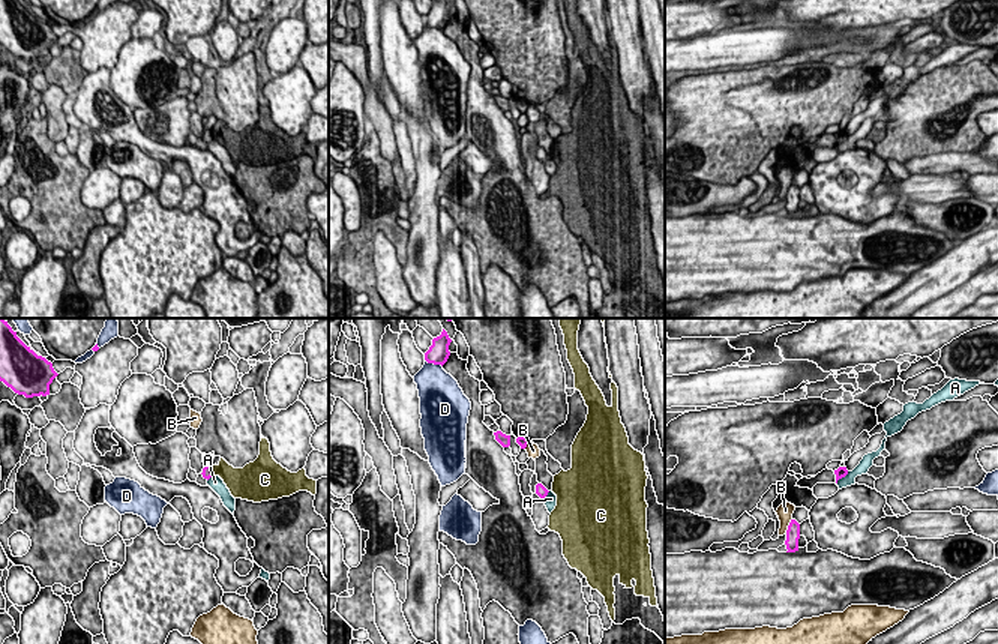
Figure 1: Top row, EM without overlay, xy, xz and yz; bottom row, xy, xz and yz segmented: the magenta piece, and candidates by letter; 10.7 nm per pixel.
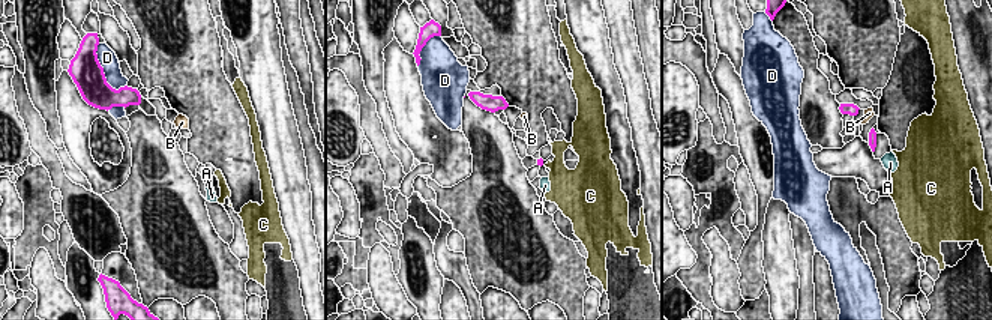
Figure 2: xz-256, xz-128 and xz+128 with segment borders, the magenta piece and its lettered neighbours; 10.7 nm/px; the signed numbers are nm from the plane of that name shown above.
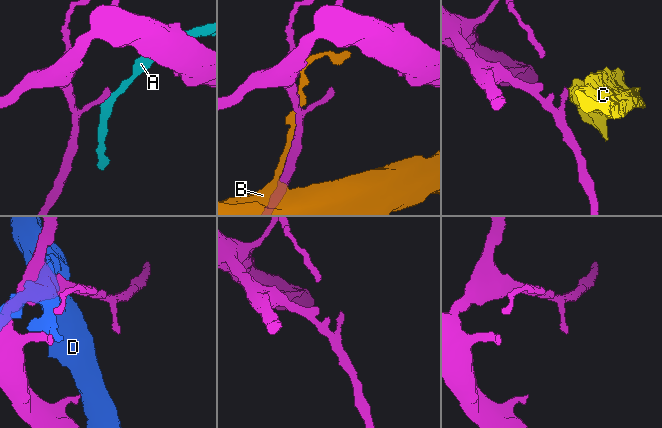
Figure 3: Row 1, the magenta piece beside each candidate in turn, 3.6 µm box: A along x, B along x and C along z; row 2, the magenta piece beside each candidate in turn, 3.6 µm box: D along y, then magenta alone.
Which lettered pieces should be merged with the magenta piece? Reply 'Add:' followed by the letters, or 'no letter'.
Add: no letter

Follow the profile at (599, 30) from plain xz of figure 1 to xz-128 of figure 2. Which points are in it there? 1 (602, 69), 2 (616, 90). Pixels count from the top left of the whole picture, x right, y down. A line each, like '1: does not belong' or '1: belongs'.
1: belongs
2: belongs

